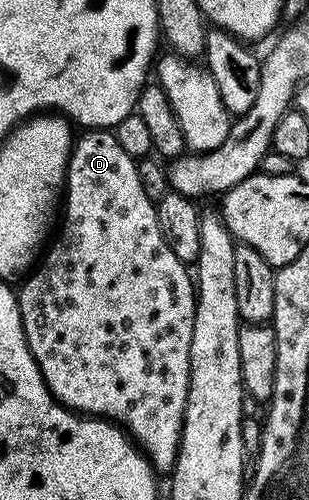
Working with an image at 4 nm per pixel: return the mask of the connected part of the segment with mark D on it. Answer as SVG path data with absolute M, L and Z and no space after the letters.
M90 128L85 131L86 134L77 139L74 143L74 148L70 152L70 163L66 165L66 185L64 187L64 210L66 206L66 215L62 218L62 231L58 234L58 239L54 243L49 243L48 249L45 251L44 257L37 263L36 269L25 279L26 283L22 286L22 291L17 291L16 297L18 300L18 311L22 317L22 327L24 328L24 336L26 337L26 343L28 348L32 352L32 356L36 360L36 364L40 368L42 373L42 379L46 382L46 386L50 390L50 393L72 411L87 416L93 416L96 418L104 418L107 420L113 420L121 424L128 431L131 439L144 451L147 458L150 459L151 466L159 475L166 476L171 473L178 459L178 449L180 448L180 440L182 439L182 425L184 424L184 416L182 415L186 411L186 401L188 400L188 380L190 379L190 353L192 352L192 320L194 319L194 299L196 297L196 282L192 277L191 271L188 269L187 263L181 262L176 256L176 252L172 252L172 248L168 248L168 244L164 240L164 236L160 232L160 224L158 223L158 211L155 203L148 200L148 196L144 196L144 188L140 188L140 176L138 175L138 164L136 159L132 156L128 156L128 152L124 152L124 148L120 148L120 140L116 140L116 136L113 132L106 128Z

